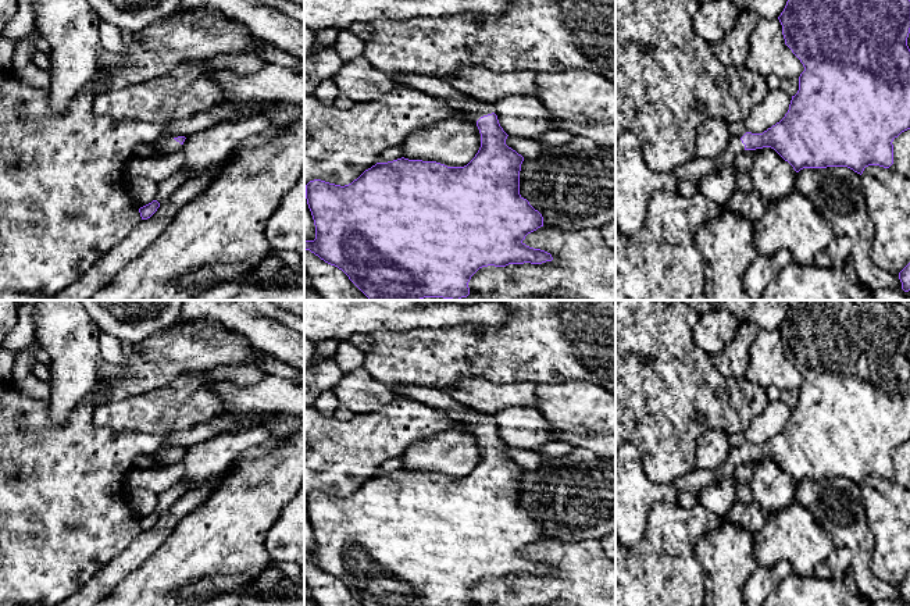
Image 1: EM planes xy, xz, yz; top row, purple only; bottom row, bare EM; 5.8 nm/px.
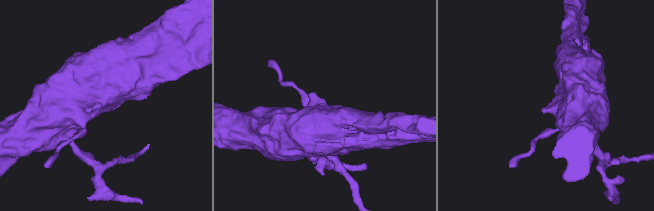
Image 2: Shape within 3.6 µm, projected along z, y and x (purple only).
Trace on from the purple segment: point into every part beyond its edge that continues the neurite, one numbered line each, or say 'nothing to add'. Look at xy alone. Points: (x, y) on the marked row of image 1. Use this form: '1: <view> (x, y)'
1: xy (166, 145)

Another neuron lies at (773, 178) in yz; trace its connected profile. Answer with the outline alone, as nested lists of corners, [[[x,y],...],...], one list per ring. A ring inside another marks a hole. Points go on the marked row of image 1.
[[[771,147],[756,149],[749,172],[753,189],[767,203],[777,203],[795,192],[796,171]]]

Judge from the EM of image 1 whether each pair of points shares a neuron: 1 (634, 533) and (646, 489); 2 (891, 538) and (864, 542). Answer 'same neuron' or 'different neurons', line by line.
1: same neuron
2: different neurons

